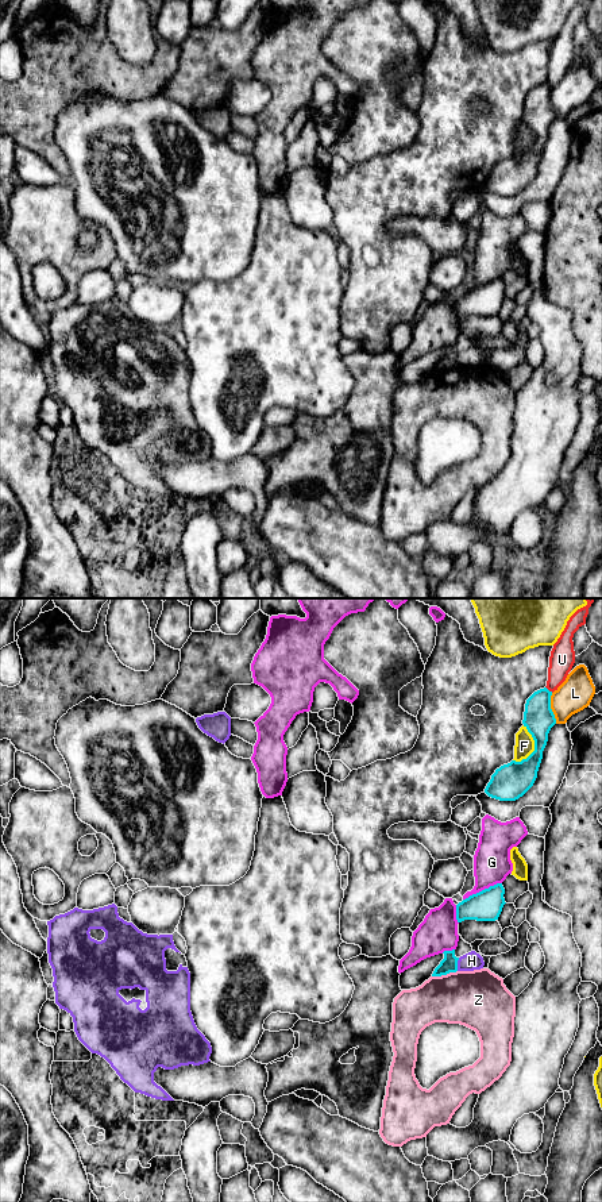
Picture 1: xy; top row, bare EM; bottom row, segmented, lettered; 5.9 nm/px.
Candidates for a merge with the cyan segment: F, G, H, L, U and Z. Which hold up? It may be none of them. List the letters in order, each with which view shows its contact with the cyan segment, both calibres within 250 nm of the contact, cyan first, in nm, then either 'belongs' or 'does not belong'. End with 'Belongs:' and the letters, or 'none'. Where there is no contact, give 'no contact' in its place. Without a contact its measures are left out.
F: xy | 220/110 nm | does not belong
G: xy | 190/220 nm | does not belong
H: xy | 100/110 nm | does not belong
L: xy | 180/200 nm | does not belong
U: xy | 180/150 nm | does not belong
Z: xy | 100/340 nm | does not belong
Belongs: none

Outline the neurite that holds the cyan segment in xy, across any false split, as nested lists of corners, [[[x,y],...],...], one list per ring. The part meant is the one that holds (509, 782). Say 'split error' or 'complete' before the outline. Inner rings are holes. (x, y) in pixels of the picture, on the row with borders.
complete | [[[547,687],[535,691],[525,704],[522,724],[535,740],[535,751],[521,762],[512,760],[491,775],[485,793],[499,801],[516,801],[535,783],[548,741],[548,733],[556,724],[551,709],[551,696]]]

